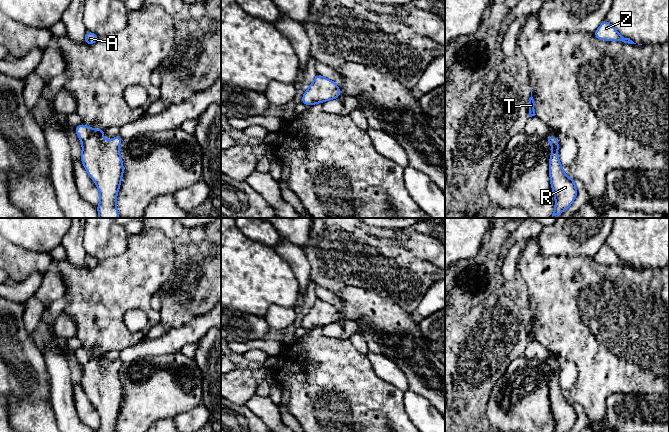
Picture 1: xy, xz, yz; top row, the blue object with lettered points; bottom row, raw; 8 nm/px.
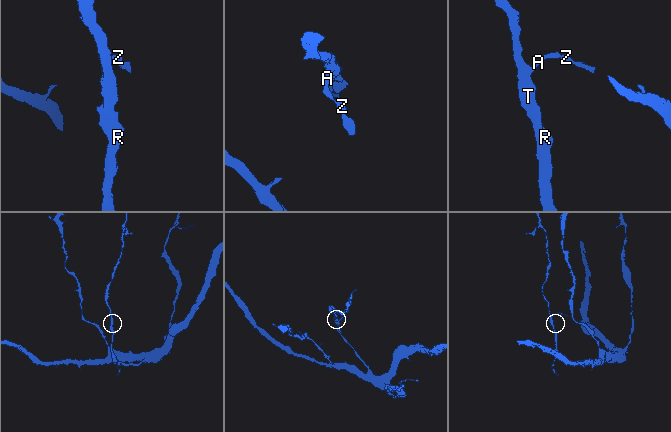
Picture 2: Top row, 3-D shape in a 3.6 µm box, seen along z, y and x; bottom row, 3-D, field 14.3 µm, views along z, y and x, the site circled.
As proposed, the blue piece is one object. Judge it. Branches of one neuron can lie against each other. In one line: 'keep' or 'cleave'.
keep

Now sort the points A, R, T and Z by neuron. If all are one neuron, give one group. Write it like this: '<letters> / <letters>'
A R T Z

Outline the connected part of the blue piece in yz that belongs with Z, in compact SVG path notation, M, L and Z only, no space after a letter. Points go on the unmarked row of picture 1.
M603 245L598 253L593 257L597 263L606 264L606 265L622 265L628 268L636 268L629 262L621 260L615 251L610 248L608 245Z

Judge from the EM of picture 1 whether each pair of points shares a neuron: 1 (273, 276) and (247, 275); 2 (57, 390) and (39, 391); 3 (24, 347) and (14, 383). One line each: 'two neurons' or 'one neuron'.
1: one neuron
2: two neurons
3: one neuron

